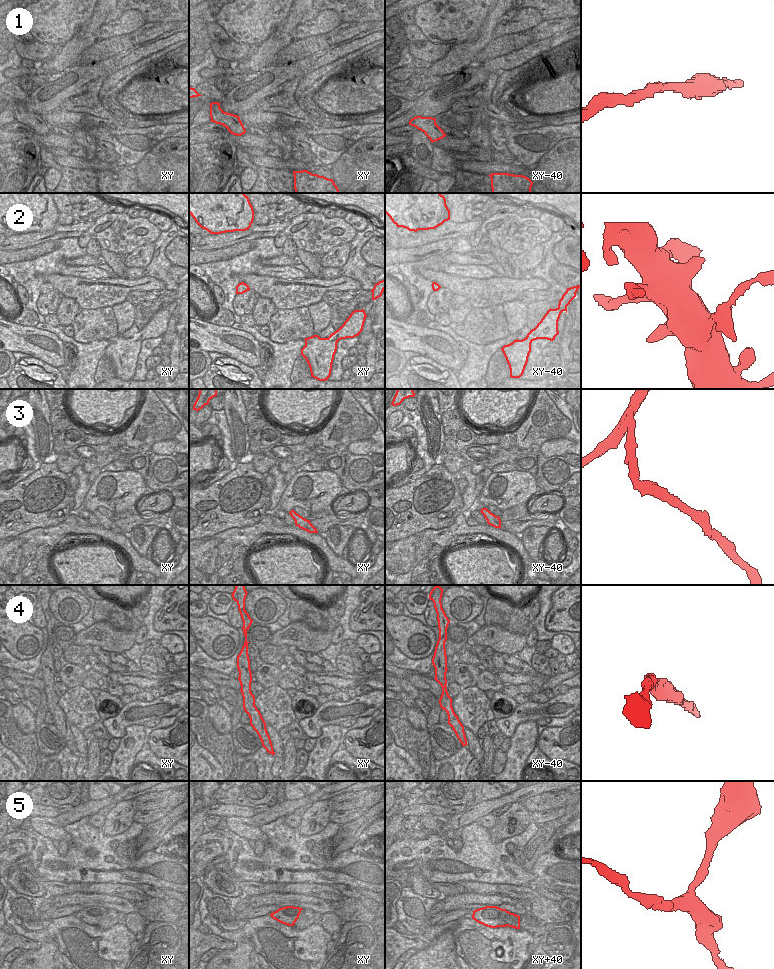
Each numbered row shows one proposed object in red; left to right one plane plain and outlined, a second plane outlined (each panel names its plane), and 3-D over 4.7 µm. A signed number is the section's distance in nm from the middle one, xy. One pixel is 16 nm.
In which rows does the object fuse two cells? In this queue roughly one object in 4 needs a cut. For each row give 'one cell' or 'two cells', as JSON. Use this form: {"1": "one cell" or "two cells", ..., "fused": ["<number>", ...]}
{"1": "one cell", "2": "one cell", "3": "one cell", "4": "one cell", "5": "one cell", "fused": []}

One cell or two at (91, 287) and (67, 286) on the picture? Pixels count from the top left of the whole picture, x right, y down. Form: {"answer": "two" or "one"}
{"answer": "one"}

